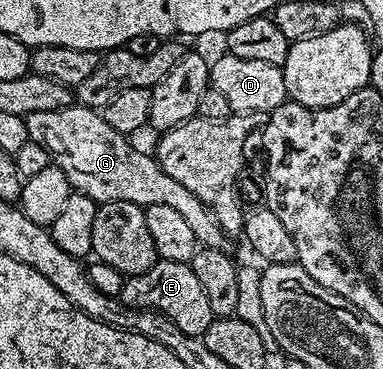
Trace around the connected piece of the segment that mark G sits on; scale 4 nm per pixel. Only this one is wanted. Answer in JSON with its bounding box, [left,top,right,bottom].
[26,103,228,249]

